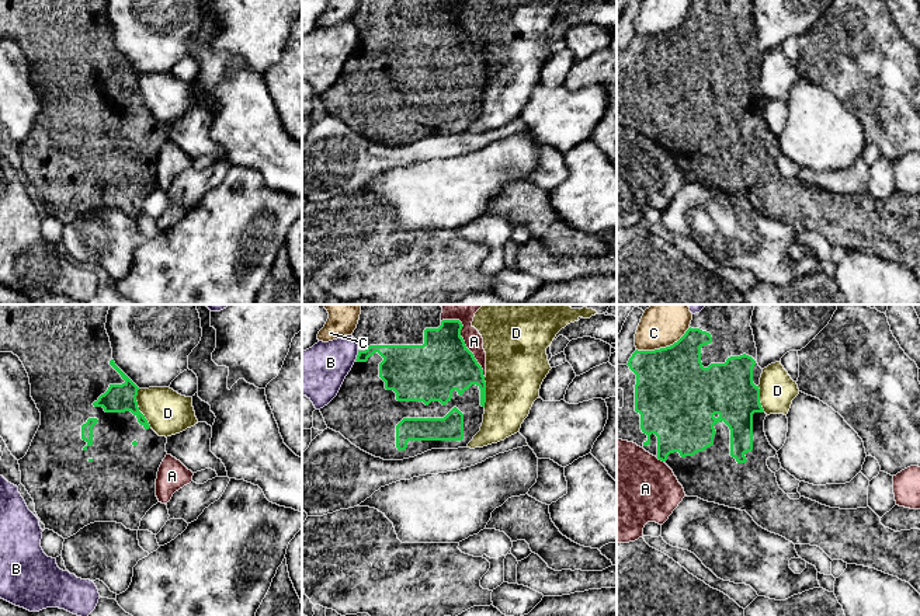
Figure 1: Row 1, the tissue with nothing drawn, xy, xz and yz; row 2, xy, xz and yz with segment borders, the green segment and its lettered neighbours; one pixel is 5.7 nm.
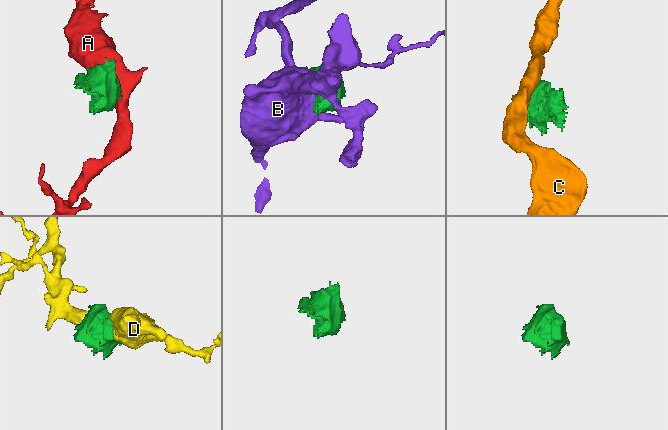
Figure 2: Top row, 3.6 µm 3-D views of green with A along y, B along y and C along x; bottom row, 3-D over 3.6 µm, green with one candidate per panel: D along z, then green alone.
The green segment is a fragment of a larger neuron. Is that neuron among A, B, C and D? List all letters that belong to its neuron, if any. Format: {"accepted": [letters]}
{"accepted": []}

